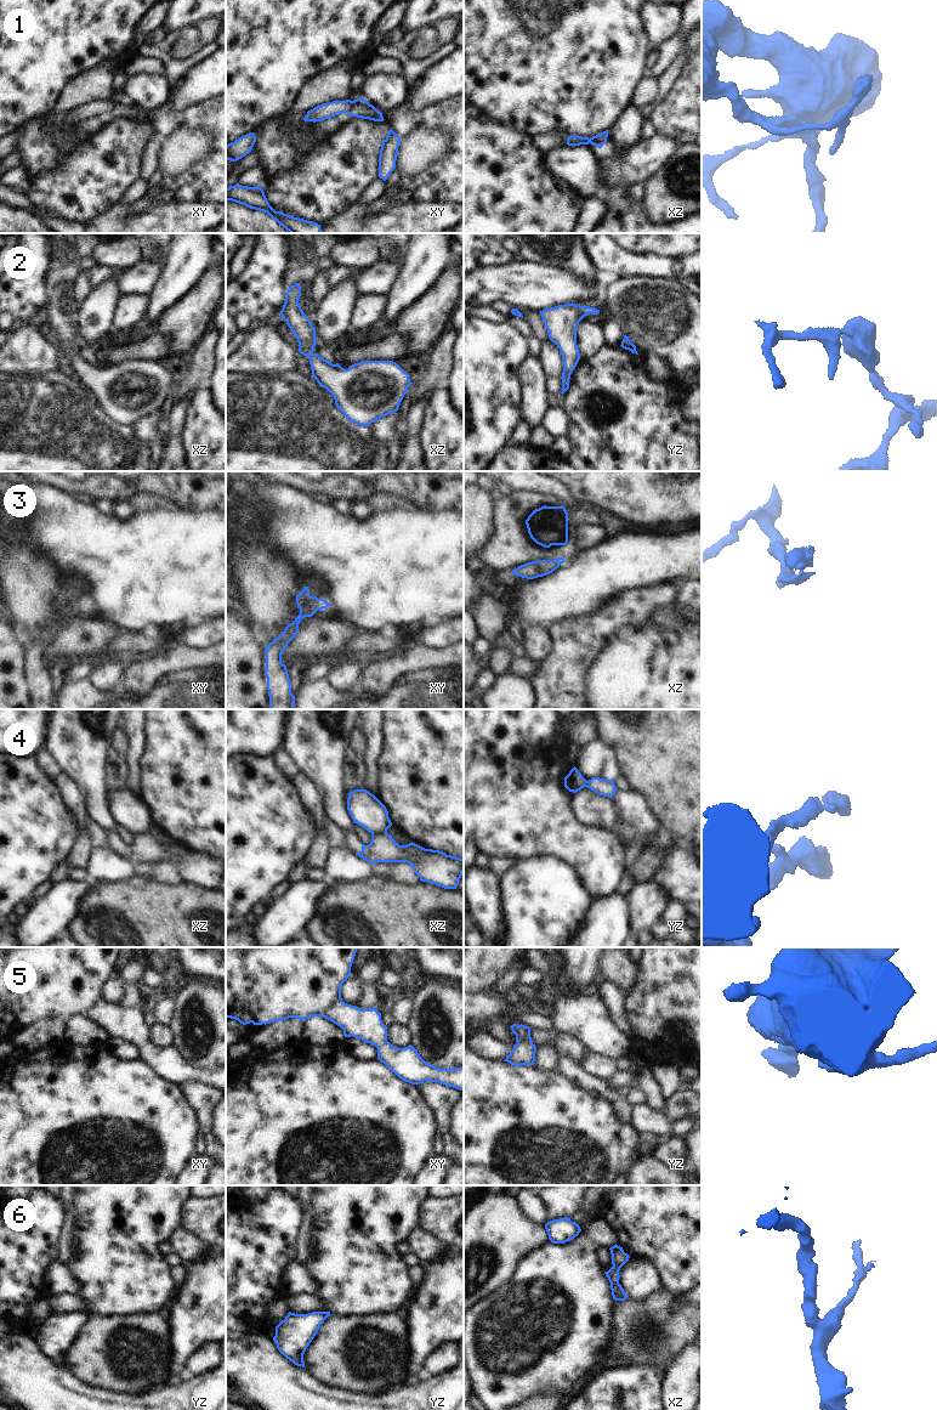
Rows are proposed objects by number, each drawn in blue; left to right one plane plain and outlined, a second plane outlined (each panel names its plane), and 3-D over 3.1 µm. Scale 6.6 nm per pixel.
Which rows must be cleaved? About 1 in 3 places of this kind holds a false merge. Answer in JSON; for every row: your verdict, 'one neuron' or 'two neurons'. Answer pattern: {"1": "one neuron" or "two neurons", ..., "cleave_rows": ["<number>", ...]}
{"1": "one neuron", "2": "one neuron", "3": "two neurons", "4": "two neurons", "5": "one neuron", "6": "one neuron", "cleave_rows": ["3", "4"]}

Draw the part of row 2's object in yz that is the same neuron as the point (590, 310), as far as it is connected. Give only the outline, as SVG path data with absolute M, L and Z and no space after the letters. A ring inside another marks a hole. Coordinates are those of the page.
M575 304L558 305L551 308L539 311L549 338L557 345L562 355L562 392L569 389L570 374L577 367L580 353L577 345L577 329L579 322L589 313L598 315L600 310L590 306L580 306Z

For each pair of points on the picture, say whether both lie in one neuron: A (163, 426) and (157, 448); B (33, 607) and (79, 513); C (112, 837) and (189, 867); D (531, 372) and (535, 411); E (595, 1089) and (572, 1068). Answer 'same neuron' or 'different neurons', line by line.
A: same neuron
B: different neurons
C: same neuron
D: same neuron
E: same neuron

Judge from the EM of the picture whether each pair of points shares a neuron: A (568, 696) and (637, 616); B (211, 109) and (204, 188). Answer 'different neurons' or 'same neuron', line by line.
A: same neuron
B: same neuron

